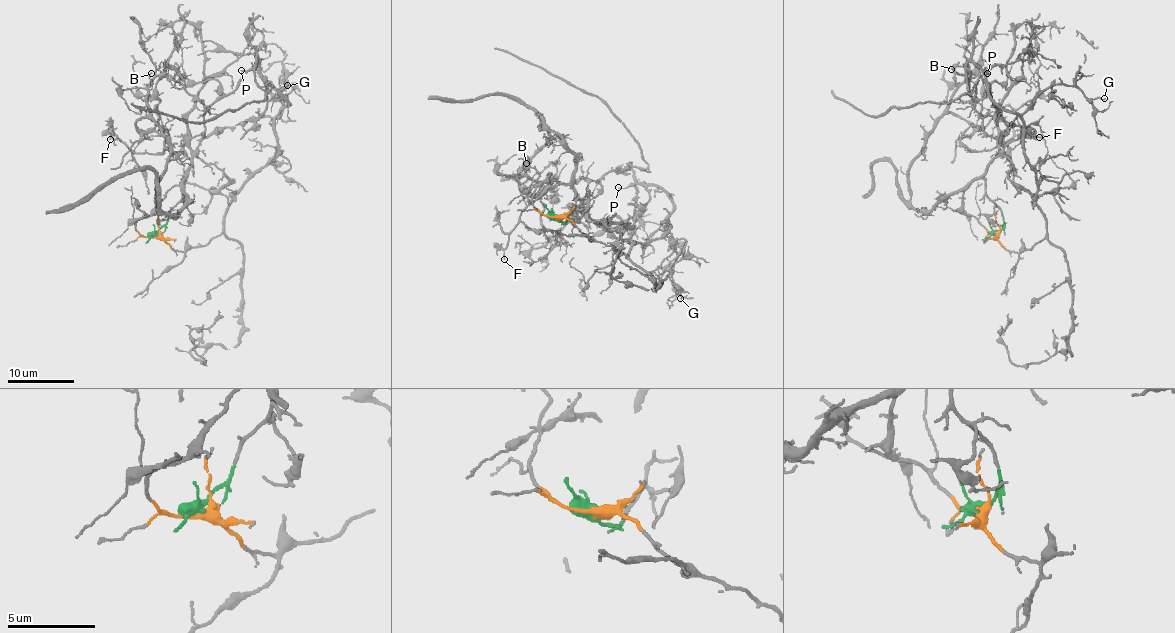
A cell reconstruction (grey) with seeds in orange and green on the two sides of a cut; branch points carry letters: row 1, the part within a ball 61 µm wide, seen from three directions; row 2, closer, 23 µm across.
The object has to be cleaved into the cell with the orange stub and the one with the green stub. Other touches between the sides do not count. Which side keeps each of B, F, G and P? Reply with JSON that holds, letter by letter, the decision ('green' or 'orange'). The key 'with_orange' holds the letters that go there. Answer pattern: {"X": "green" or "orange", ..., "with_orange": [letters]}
{"B": "green", "F": "green", "G": "orange", "P": "orange", "with_orange": ["G", "P"]}

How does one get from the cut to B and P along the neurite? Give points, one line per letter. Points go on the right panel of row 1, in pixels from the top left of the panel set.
B: (996, 234), (1003, 215), (982, 178), (929, 209), (911, 205), (909, 165), (950, 98), (956, 83), (951, 68)
P: (997, 234), (1007, 250), (1019, 252), (1046, 236), (1046, 221), (1023, 122), (989, 96), (987, 74)

